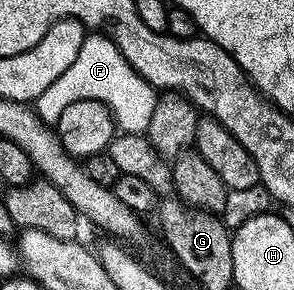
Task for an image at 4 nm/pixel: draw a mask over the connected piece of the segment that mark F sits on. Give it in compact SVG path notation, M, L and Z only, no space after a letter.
M91 33L84 38L77 61L73 61L73 65L69 65L69 69L65 69L65 73L61 73L61 77L57 77L57 81L53 81L53 85L49 85L49 89L45 89L45 93L34 100L33 110L44 123L55 125L68 105L82 99L101 101L107 106L120 132L143 133L153 117L157 91L131 68L121 49L117 49L117 45L106 34Z

